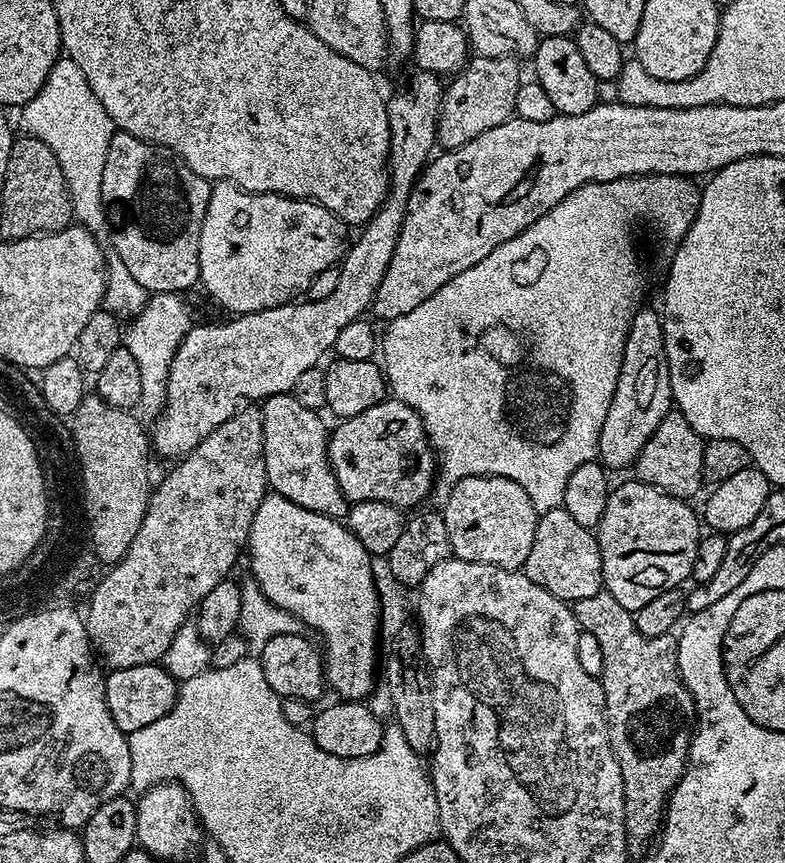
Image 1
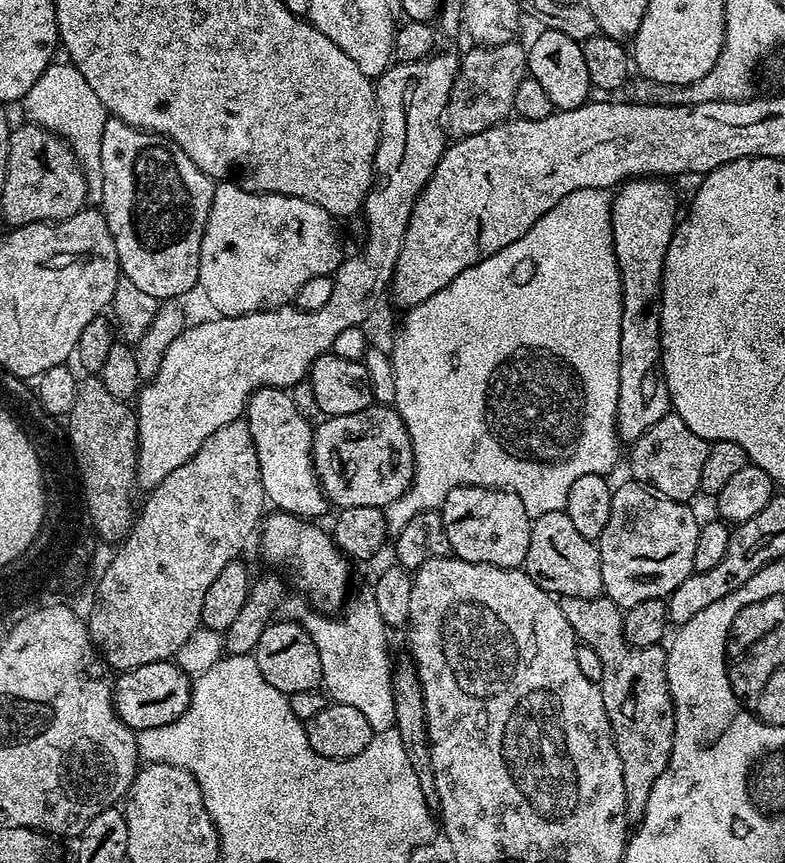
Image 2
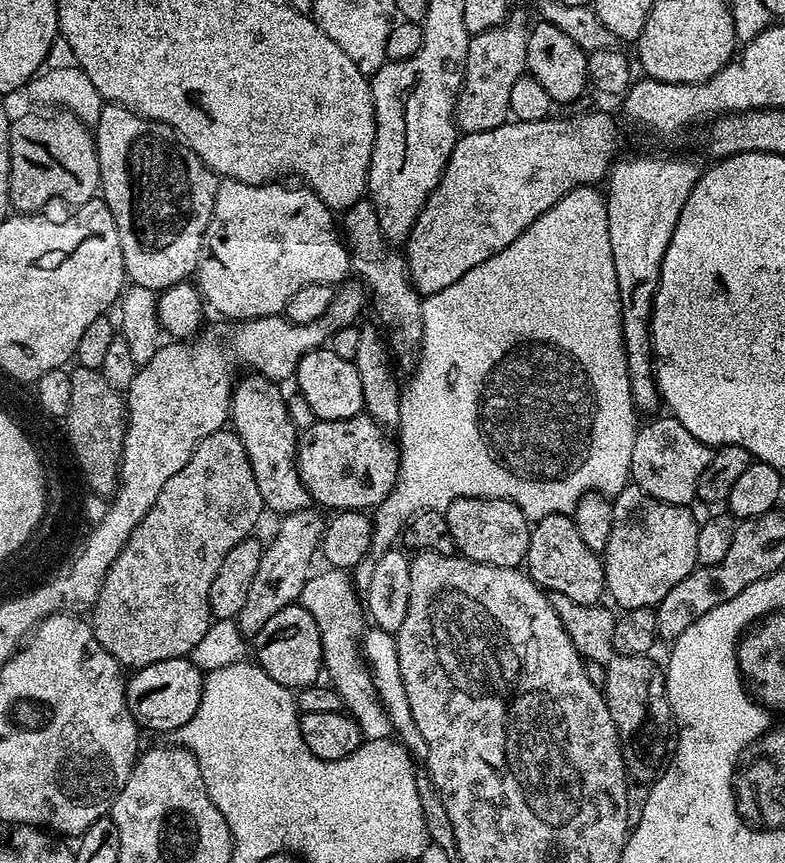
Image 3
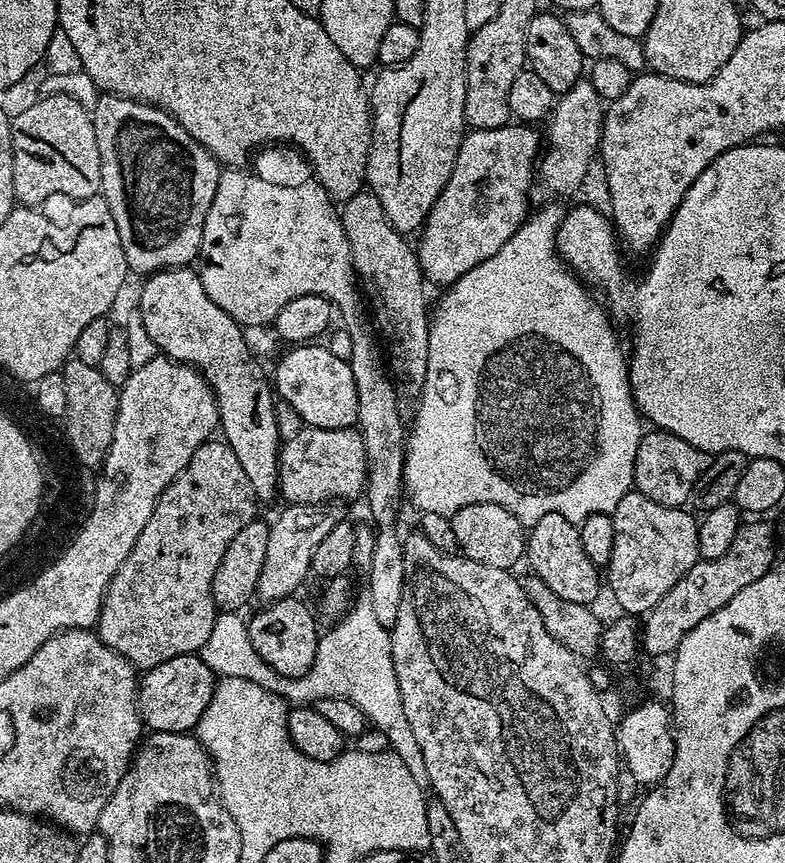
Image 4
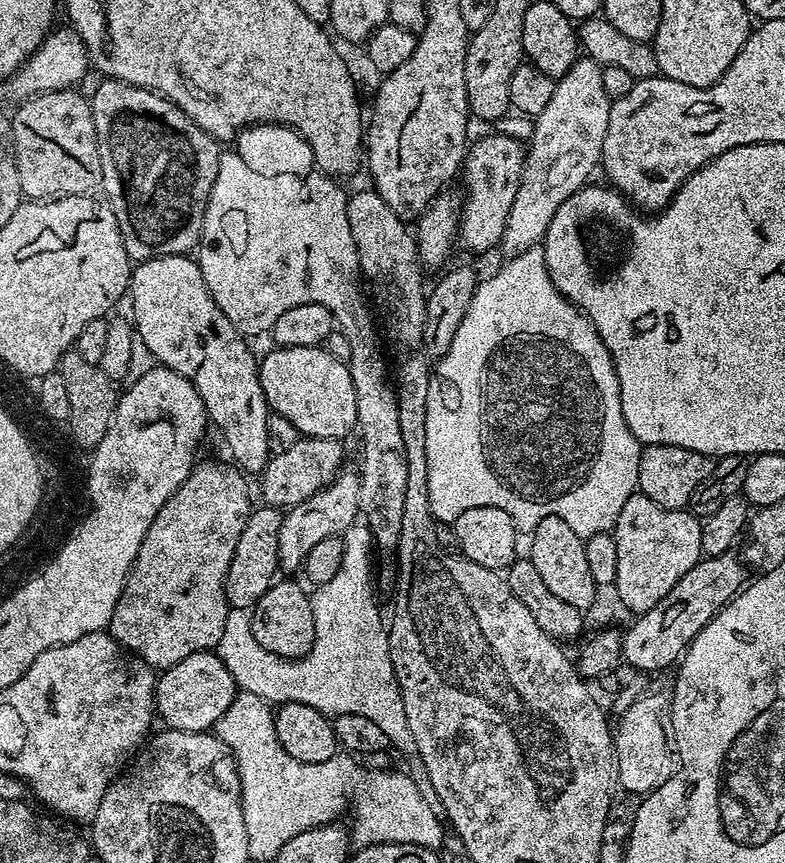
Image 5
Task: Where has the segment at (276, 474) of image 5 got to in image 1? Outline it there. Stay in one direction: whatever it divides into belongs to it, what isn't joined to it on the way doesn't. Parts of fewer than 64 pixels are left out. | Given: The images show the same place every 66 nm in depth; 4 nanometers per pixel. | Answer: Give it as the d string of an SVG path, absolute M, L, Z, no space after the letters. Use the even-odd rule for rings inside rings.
M386 398L378 402L378 406L362 410L362 414L343 417L337 424L340 425L333 427L328 437L328 461L332 463L334 478L345 500L377 500L394 504L401 510L412 510L417 507L415 504L419 500L427 498L428 491L432 488L432 480L434 484L438 476L438 460L422 418L413 408L406 406L406 402Z

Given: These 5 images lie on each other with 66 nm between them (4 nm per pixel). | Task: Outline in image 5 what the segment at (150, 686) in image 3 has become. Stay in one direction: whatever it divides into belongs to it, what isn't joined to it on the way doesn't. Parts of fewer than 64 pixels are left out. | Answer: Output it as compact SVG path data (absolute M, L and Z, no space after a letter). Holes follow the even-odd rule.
M215 651L190 654L190 658L182 658L182 662L163 669L157 675L154 712L159 719L160 716L164 719L165 729L207 732L215 729L237 691L237 684L226 663Z

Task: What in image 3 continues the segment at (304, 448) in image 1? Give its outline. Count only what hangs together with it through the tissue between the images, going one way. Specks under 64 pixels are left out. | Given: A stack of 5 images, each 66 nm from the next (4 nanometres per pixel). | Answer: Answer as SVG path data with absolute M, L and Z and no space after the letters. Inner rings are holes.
M244 374L237 379L232 390L232 411L230 424L242 446L246 446L246 454L250 458L250 466L254 470L254 482L258 482L258 494L262 494L262 502L269 513L287 514L309 507L308 487L300 480L300 471L296 469L296 446L298 429L293 426L288 413L285 397L280 397L281 385L274 380L267 380L259 374Z

